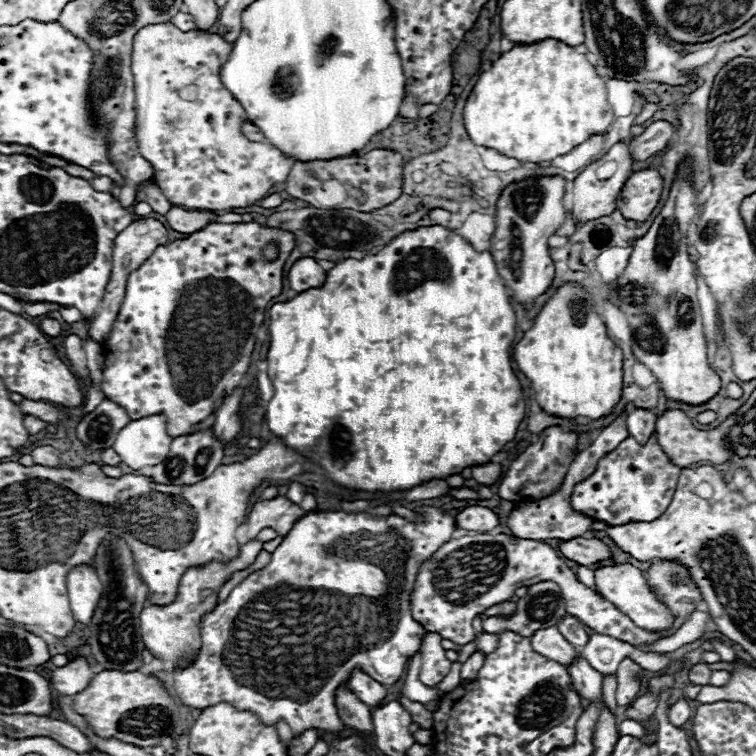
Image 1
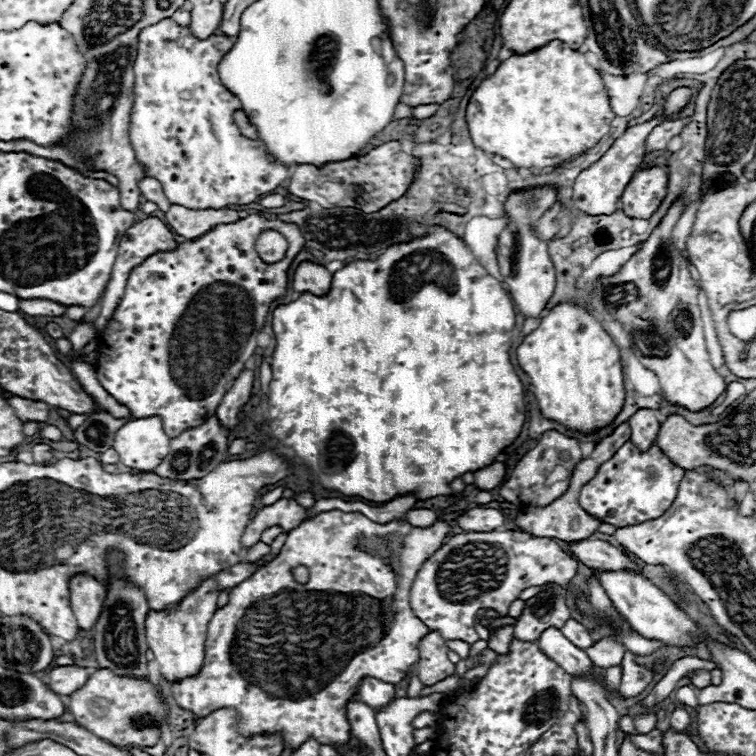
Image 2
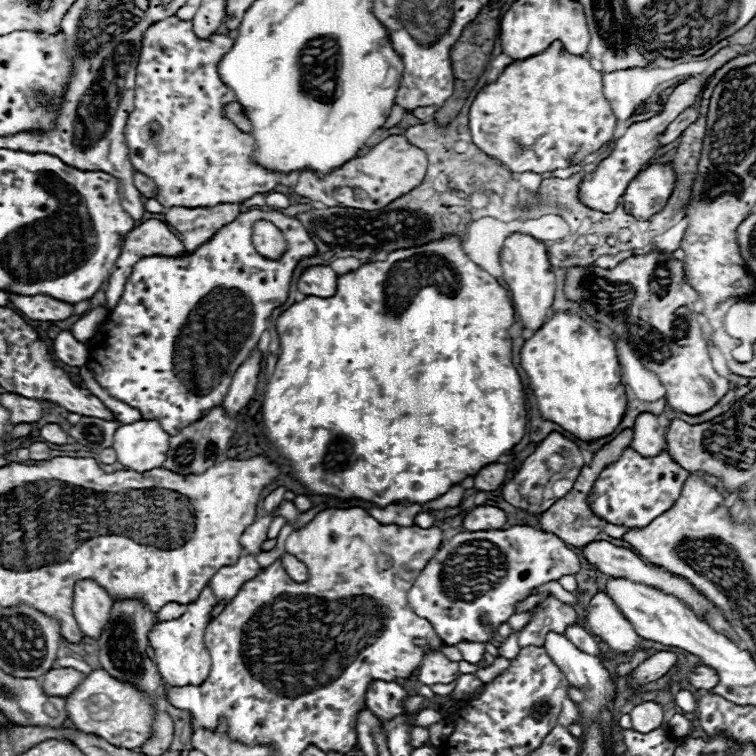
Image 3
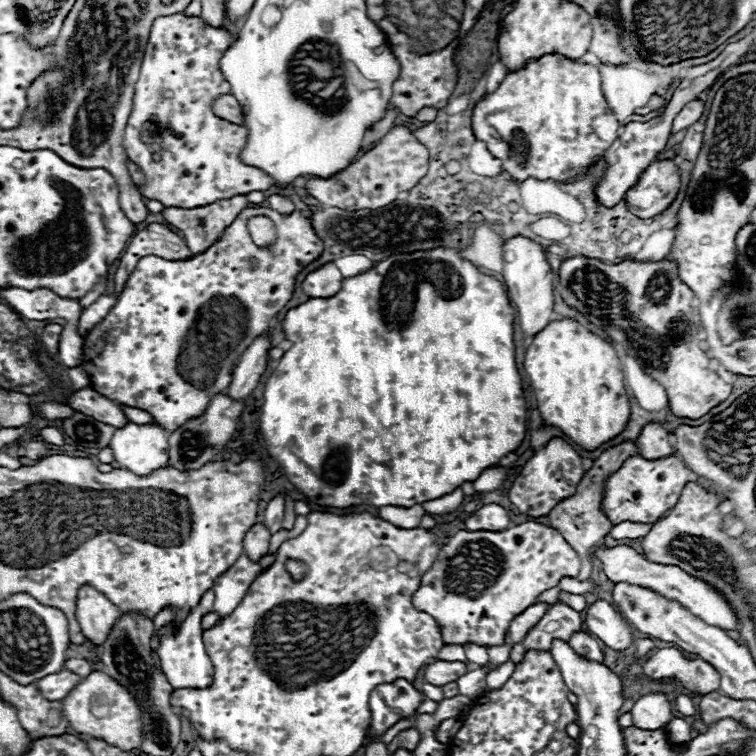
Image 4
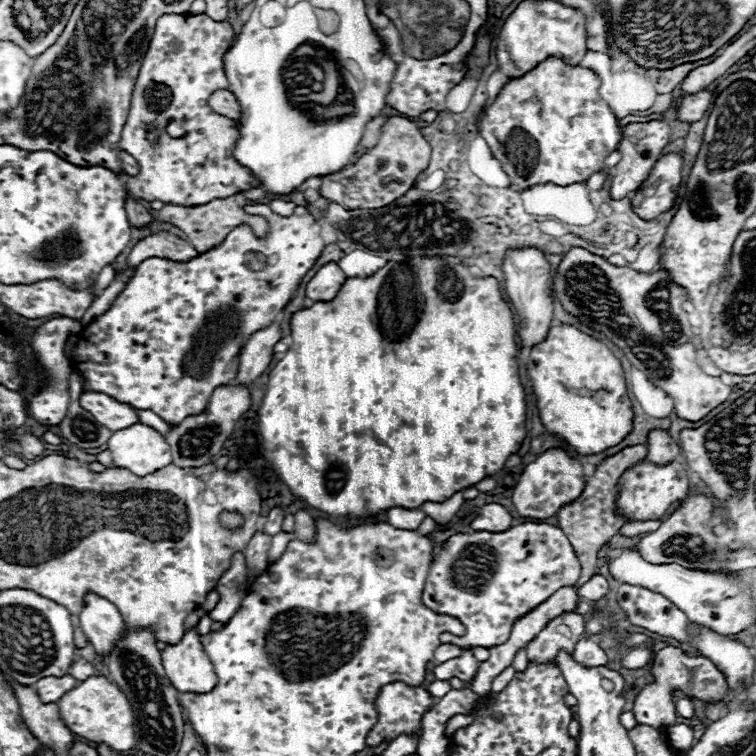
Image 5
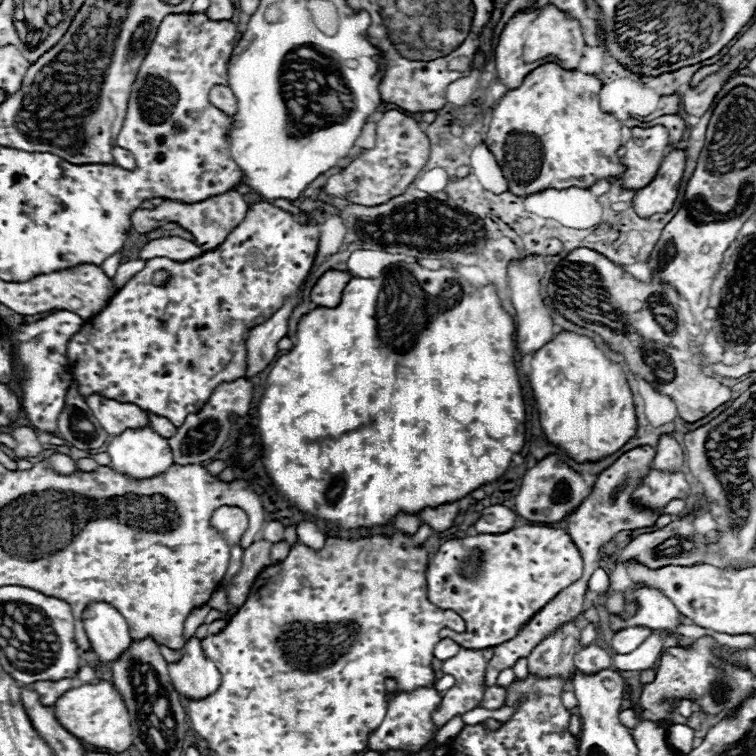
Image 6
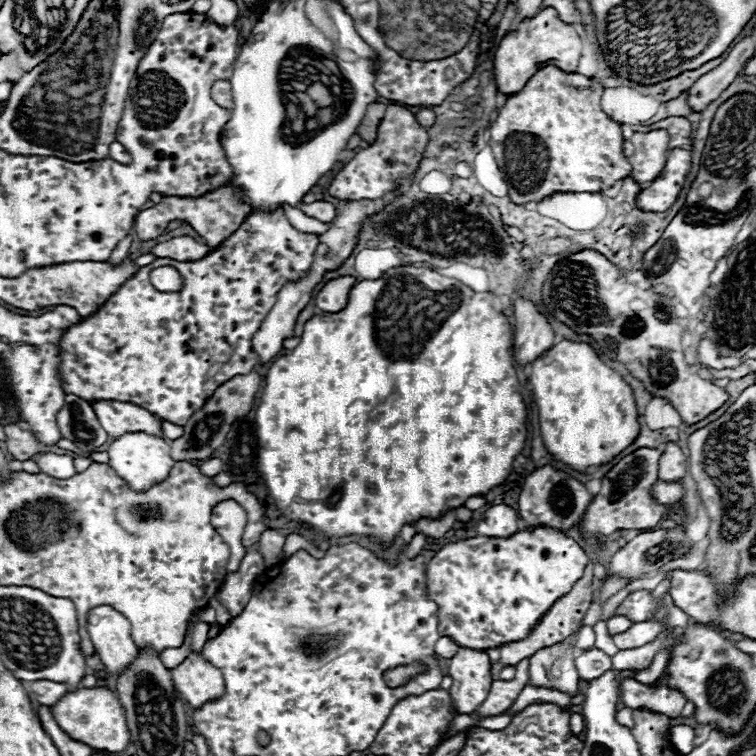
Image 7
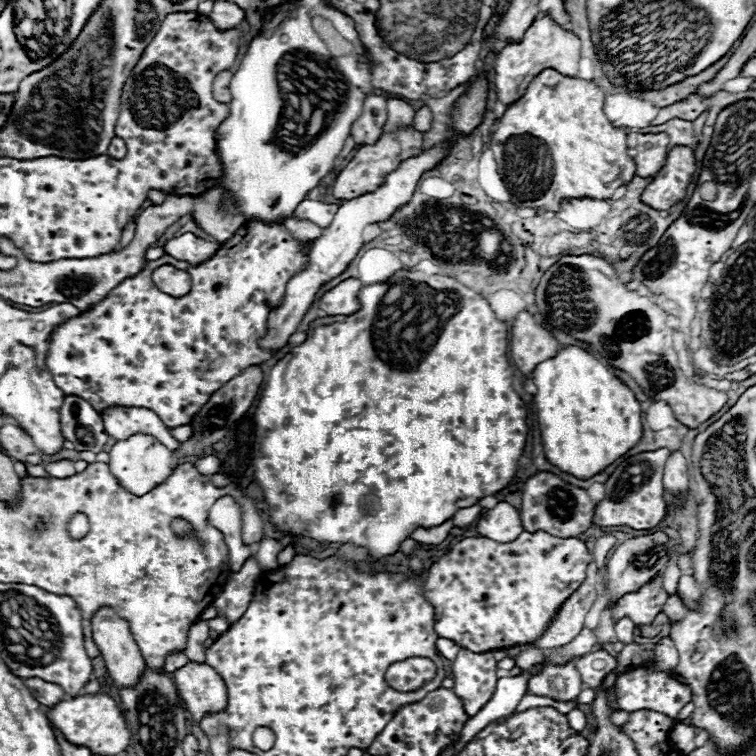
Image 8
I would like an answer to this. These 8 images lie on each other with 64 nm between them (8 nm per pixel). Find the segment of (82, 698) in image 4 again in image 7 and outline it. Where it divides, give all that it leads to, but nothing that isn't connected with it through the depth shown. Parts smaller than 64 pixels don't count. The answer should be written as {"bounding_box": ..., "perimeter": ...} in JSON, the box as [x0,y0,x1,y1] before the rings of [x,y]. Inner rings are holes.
{"bounding_box":[52,686,130,752],"perimeter":[[[100,686],[100,688],[78,688],[74,692],[64,694],[54,706],[52,716],[58,726],[74,740],[88,744],[94,750],[102,752],[122,752],[130,744],[130,730],[126,722],[126,712],[116,696],[116,692]]]}

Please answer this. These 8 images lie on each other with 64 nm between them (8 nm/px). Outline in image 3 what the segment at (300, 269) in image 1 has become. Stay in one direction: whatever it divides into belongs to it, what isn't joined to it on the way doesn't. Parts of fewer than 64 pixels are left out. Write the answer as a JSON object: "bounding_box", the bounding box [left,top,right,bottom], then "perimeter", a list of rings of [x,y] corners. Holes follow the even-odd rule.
{"bounding_box":[298,266,336,298],"perimeter":[[[310,266],[298,280],[298,290],[306,296],[328,298],[336,292],[336,272],[330,266]]]}

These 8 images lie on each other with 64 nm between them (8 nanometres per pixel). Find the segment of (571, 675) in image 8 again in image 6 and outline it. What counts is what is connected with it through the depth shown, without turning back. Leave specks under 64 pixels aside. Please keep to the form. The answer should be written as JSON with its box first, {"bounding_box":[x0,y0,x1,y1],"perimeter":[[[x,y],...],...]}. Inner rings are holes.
{"bounding_box":[528,620,580,682],"perimeter":[[[572,620],[562,624],[554,634],[546,636],[530,654],[528,654],[528,668],[532,674],[538,676],[562,676],[566,682],[570,680],[570,672],[574,670],[574,654],[576,650],[580,650],[580,622]]]}

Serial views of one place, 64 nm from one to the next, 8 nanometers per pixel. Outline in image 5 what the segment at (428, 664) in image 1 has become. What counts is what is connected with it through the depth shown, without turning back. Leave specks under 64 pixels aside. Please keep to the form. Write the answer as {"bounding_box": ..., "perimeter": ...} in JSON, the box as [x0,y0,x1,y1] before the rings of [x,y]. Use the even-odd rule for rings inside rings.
{"bounding_box":[432,652,480,682],"perimeter":[[[464,652],[464,656],[460,656],[460,658],[454,658],[454,660],[448,660],[448,662],[442,662],[438,666],[434,666],[432,674],[434,674],[434,680],[460,678],[462,682],[468,682],[476,674],[478,664],[480,662],[470,652]]]}

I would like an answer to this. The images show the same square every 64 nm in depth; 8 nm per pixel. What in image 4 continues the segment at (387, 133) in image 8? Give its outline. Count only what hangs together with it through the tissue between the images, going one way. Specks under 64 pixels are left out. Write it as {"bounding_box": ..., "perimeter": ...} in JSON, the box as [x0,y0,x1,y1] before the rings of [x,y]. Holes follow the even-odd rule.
{"bounding_box":[304,126,428,210],"perimeter":[[[394,126],[370,152],[354,160],[348,168],[336,172],[330,178],[310,176],[304,184],[304,190],[324,206],[338,206],[346,210],[376,210],[394,202],[400,194],[412,190],[426,176],[426,170],[428,150],[412,136],[408,128]]]}

